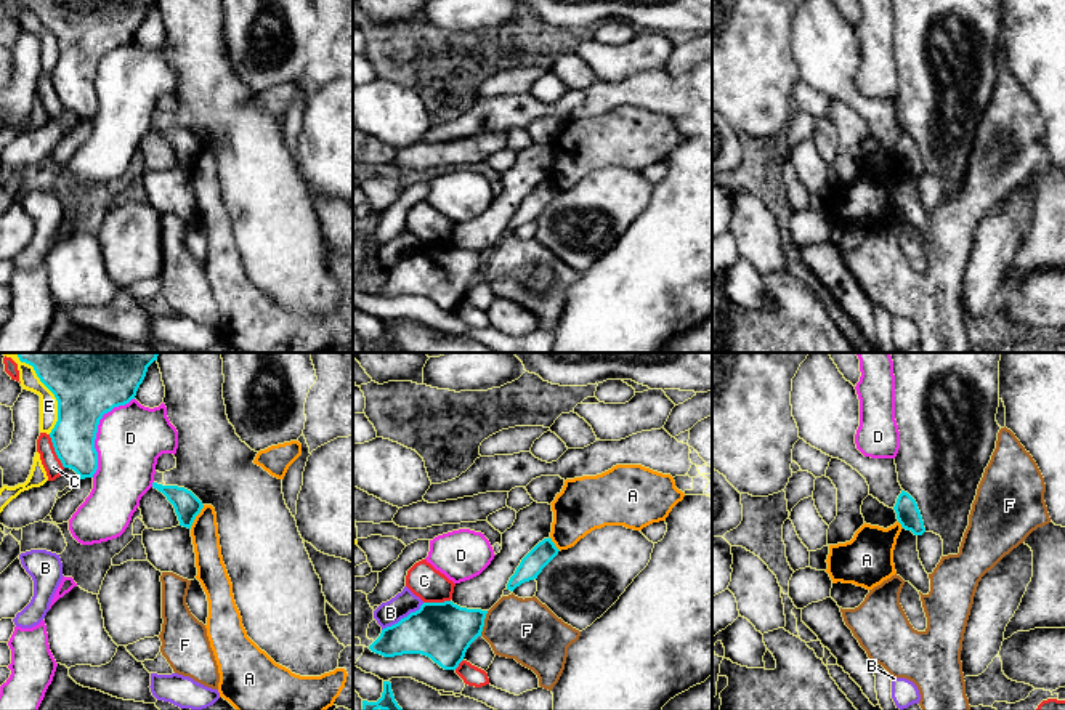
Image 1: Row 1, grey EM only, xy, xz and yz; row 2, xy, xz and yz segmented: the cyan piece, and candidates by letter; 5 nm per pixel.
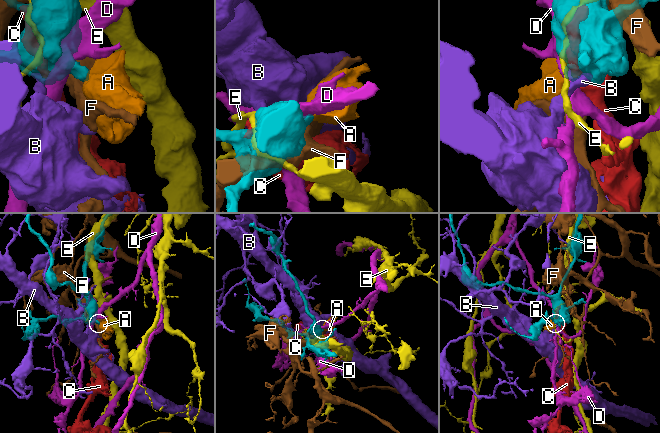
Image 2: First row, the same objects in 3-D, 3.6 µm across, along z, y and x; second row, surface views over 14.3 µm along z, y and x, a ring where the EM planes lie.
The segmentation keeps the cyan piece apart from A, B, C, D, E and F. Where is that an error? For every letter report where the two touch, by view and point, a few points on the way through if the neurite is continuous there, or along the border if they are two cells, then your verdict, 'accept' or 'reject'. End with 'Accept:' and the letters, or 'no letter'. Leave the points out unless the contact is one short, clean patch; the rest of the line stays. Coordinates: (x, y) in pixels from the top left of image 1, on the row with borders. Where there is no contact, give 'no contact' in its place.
A: contact xy (196, 515); border xy (204, 505), (190, 528); reject
B: contact xz (404, 617); border xz (424, 603), (382, 630); reject
C: contact xy (55, 451); reject
D: contact xy (97, 431); reject
E: contact xy (50, 390); reject
F: contact xz (483, 624); reject
Accept: no letter

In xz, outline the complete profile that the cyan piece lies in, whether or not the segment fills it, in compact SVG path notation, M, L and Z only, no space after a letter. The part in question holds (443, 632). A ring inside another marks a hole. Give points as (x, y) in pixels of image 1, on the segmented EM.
M452 601L423 603L419 611L383 628L369 649L383 657L422 654L444 670L456 670L464 660L470 644L481 636L486 614L488 611L460 607Z

